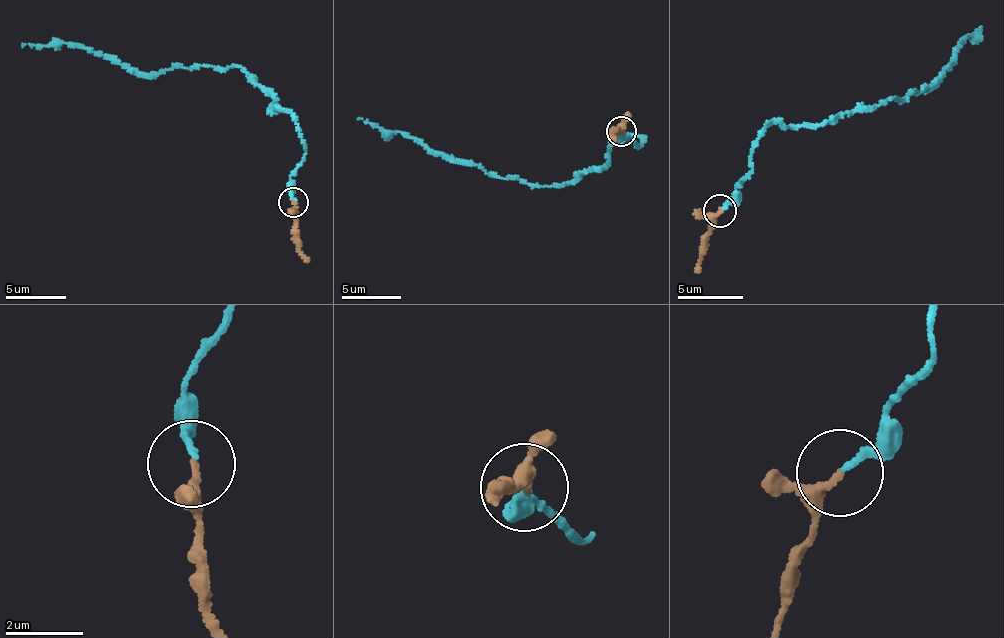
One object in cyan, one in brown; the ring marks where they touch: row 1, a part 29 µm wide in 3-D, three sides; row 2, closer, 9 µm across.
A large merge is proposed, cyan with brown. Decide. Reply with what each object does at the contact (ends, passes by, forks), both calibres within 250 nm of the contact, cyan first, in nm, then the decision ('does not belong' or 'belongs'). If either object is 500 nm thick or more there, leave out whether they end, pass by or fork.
cyan ends there; brown passes by; 180 nm thick on the cyan side, 180 nm on the other; belongs

